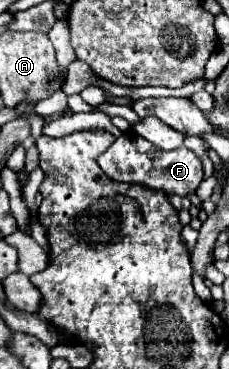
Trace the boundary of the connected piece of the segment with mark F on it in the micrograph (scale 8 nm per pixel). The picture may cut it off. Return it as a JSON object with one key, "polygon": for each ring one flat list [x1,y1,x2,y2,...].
{"polygon":[[124,133,114,141,114,145,98,159,102,171,116,181,132,183,132,185,146,185,150,189,162,189,164,193,176,193,180,197,186,197,188,193,194,193,204,179,204,167,200,157,186,149,178,147,174,151,162,151,160,147,154,147,150,141,142,139,140,135]]}

